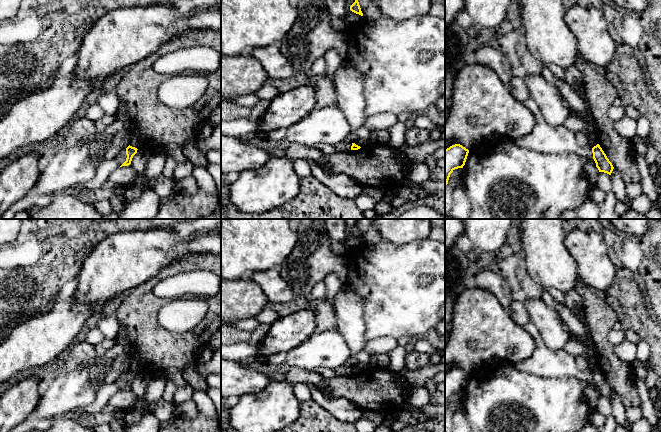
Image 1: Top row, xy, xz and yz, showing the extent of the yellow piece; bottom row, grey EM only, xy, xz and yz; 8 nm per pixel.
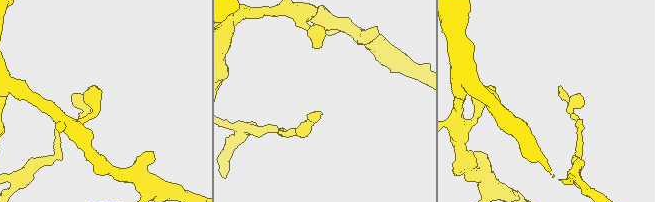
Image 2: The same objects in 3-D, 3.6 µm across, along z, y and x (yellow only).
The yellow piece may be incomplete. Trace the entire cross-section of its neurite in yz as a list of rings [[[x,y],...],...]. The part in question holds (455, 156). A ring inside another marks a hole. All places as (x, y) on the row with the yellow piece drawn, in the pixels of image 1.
[[[460,144],[450,146],[445,150],[445,187],[448,184],[450,174],[465,165],[469,150]]]

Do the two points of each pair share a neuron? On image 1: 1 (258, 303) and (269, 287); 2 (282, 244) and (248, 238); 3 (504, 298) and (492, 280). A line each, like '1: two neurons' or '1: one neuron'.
1: two neurons
2: one neuron
3: one neuron

